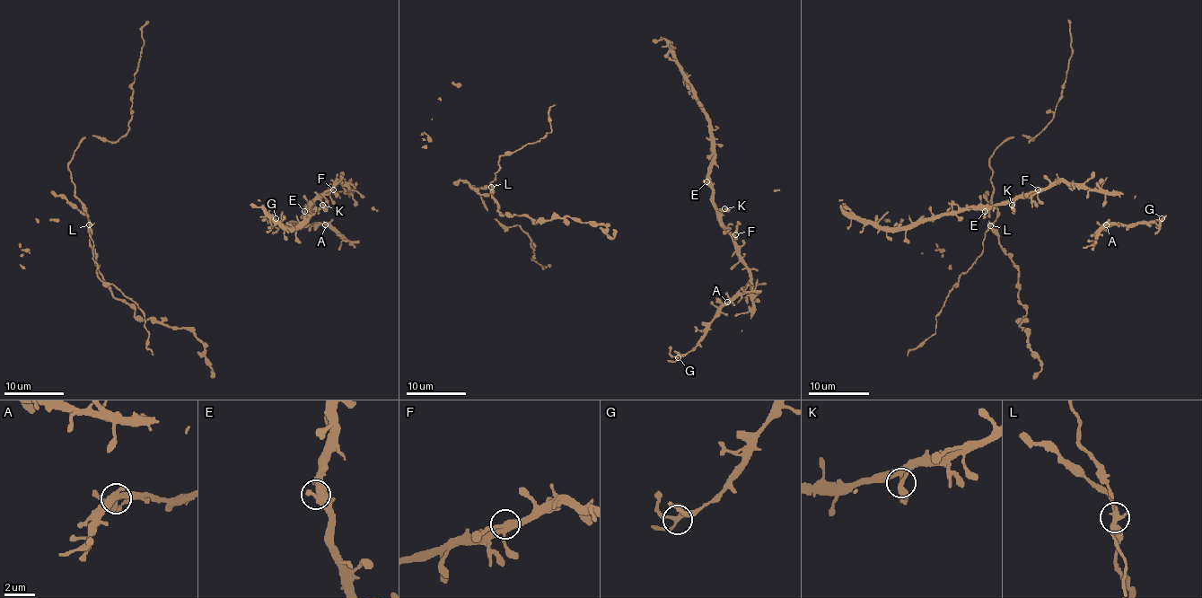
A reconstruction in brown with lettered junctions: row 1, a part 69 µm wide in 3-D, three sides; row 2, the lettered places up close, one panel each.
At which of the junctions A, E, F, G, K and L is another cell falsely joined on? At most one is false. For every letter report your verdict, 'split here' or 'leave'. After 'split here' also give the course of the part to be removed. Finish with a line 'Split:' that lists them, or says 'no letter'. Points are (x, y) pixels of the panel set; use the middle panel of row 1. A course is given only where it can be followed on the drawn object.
A: leave
E: leave
F: leave
G: leave
K: leave
L: split here; course (492, 186), (492, 197), (502, 215), (528, 215), (535, 222), (566, 216), (604, 225), (610, 237), (615, 230)
Split: L

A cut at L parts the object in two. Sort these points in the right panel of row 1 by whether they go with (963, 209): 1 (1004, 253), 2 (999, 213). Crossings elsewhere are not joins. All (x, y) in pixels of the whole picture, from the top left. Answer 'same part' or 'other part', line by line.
1: other part
2: other part

